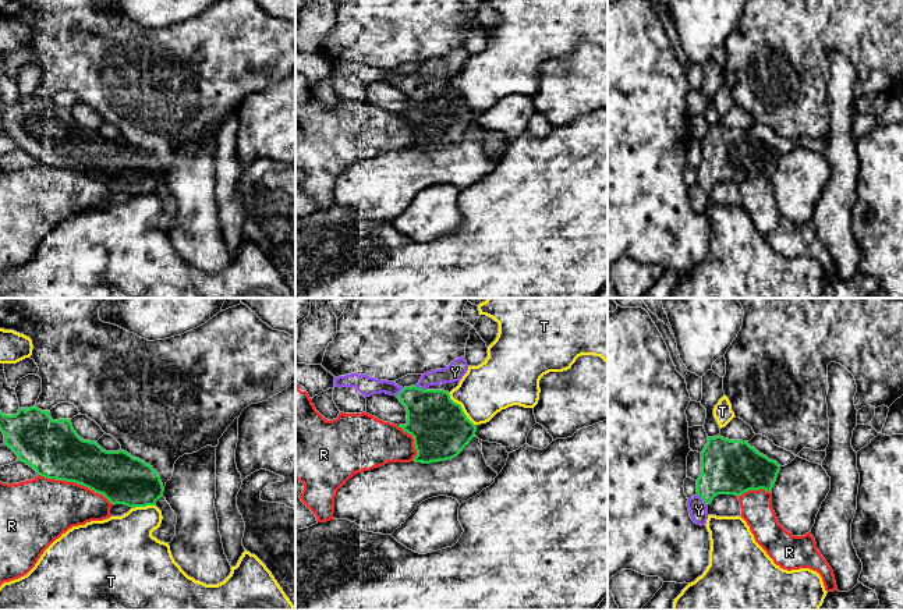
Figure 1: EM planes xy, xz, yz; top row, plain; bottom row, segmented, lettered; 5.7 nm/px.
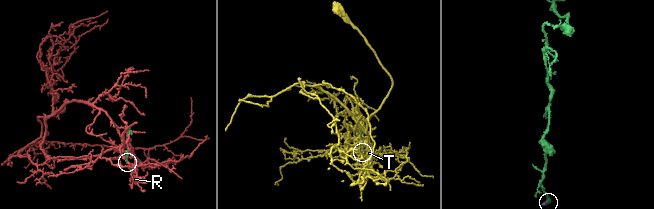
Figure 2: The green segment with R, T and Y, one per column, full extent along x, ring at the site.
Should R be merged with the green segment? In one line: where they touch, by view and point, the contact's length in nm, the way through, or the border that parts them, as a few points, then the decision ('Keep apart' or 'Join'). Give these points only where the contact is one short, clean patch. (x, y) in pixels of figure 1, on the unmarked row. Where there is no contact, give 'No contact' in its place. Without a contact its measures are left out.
Touches green at xy (75, 170). Shared border 480 nm. Keep apart

